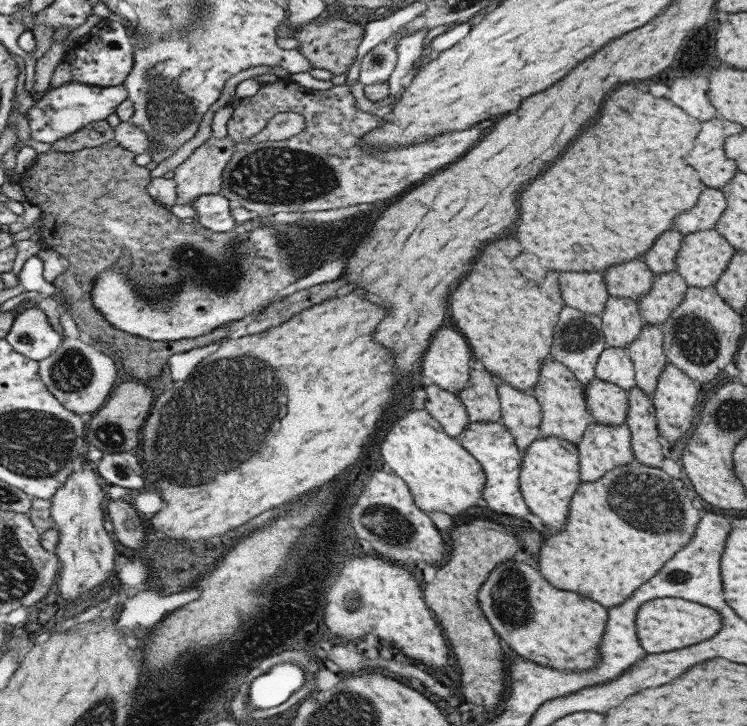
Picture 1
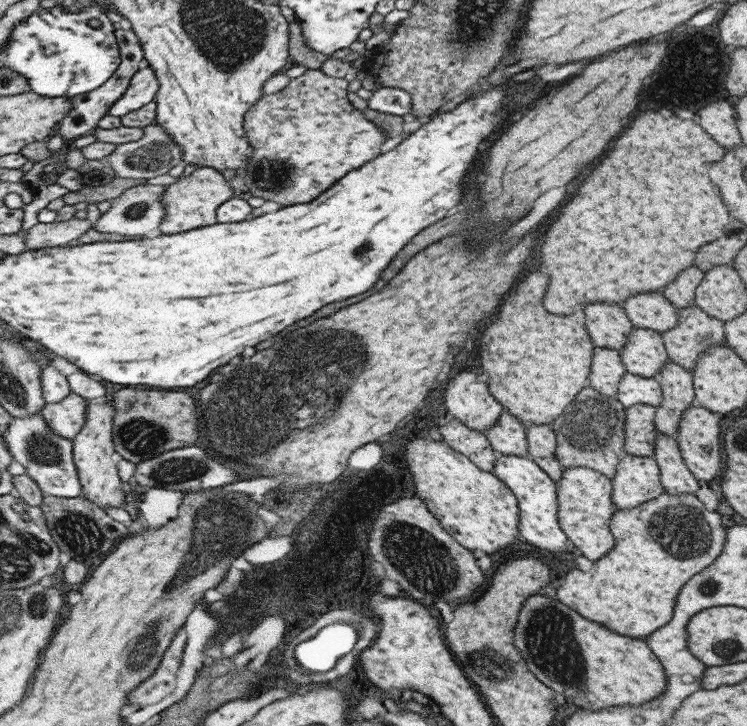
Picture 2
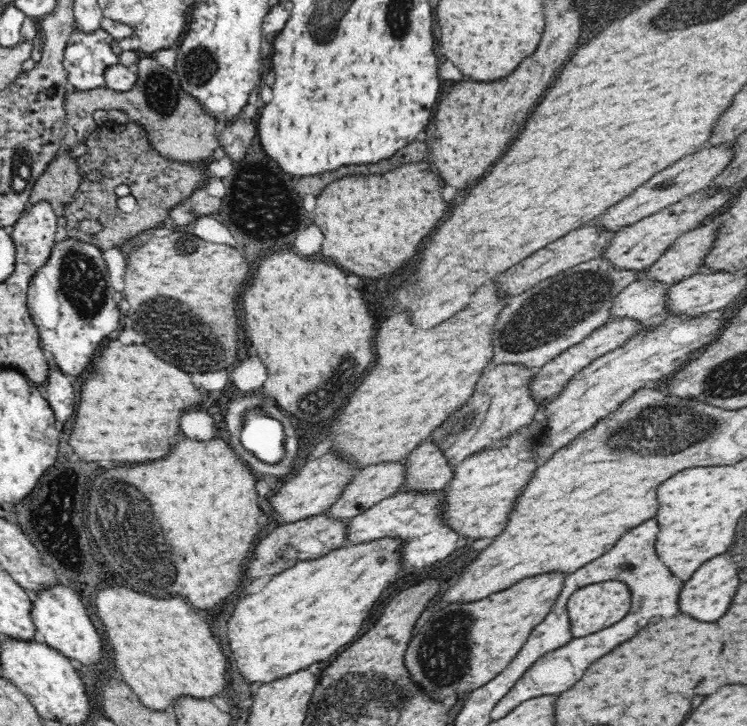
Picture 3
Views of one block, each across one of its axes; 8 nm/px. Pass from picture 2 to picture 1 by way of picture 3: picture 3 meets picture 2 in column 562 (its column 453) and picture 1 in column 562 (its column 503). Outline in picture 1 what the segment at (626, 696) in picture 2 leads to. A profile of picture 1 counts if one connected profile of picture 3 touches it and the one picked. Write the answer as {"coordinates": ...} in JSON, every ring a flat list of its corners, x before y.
{"coordinates":[[505,560,491,568,477,592,477,604,493,632,517,656,533,664,581,672,599,664,599,644,607,622,607,609,577,592,553,588,531,566]]}

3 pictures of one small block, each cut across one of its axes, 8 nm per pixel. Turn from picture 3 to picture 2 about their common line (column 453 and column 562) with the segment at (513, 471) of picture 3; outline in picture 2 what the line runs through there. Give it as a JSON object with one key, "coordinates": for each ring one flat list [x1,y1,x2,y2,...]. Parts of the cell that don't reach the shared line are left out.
{"coordinates":[[583,466,563,468,561,478,555,481,555,497,557,497,558,505,557,523,561,531,567,535,574,554,595,561,605,556,615,546,615,537,609,531,609,520,615,509,611,501,610,479,600,472,583,468]]}

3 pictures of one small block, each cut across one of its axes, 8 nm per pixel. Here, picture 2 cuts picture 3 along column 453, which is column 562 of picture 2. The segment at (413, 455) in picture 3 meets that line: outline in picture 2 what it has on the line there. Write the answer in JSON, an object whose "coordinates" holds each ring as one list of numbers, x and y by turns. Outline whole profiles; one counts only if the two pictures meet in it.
{"coordinates":[[527,424,525,441,527,441,527,457,530,458,552,481,557,481,563,474,563,467,555,456,554,432,549,424]]}

